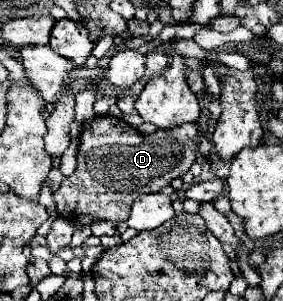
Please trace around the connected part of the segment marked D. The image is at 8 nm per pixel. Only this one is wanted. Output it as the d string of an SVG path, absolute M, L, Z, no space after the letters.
M96 115L82 125L76 171L56 191L56 211L70 223L92 225L94 221L126 221L132 199L142 193L158 193L176 177L182 177L196 161L198 123L158 129L152 135L138 133L114 115Z

